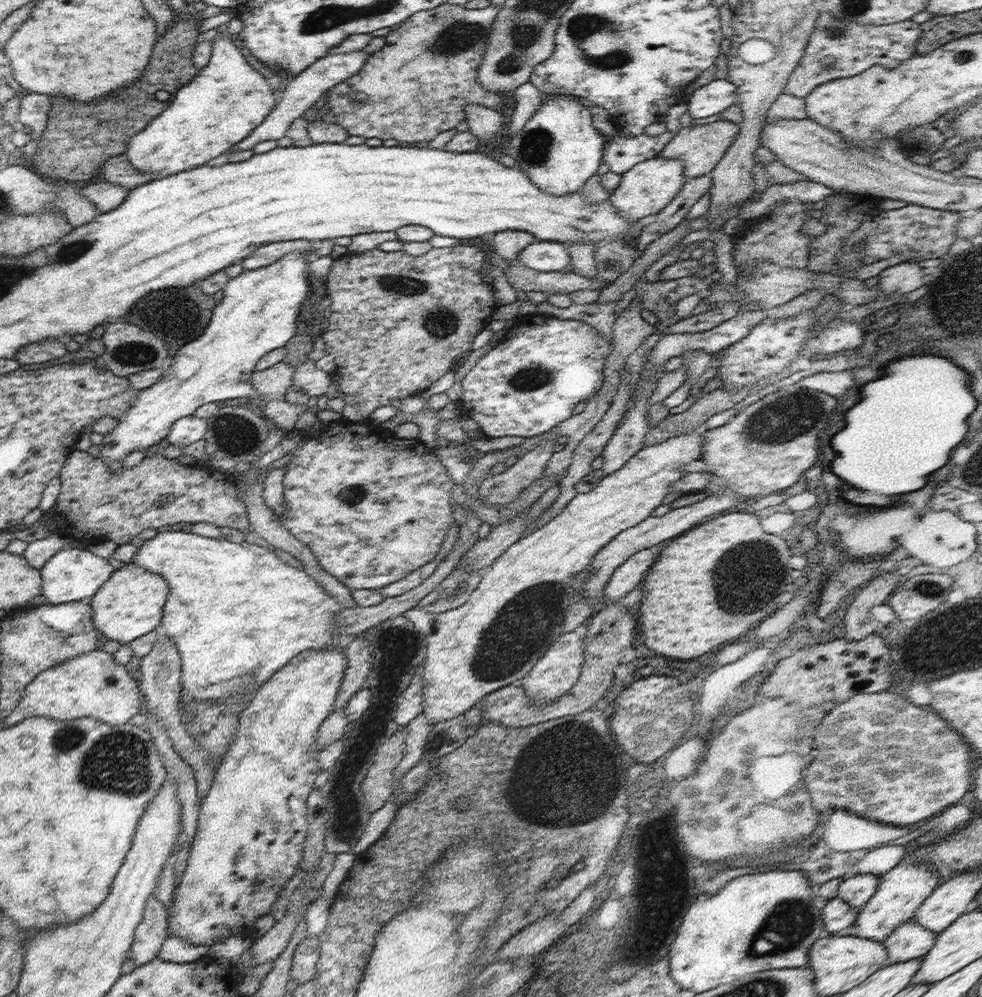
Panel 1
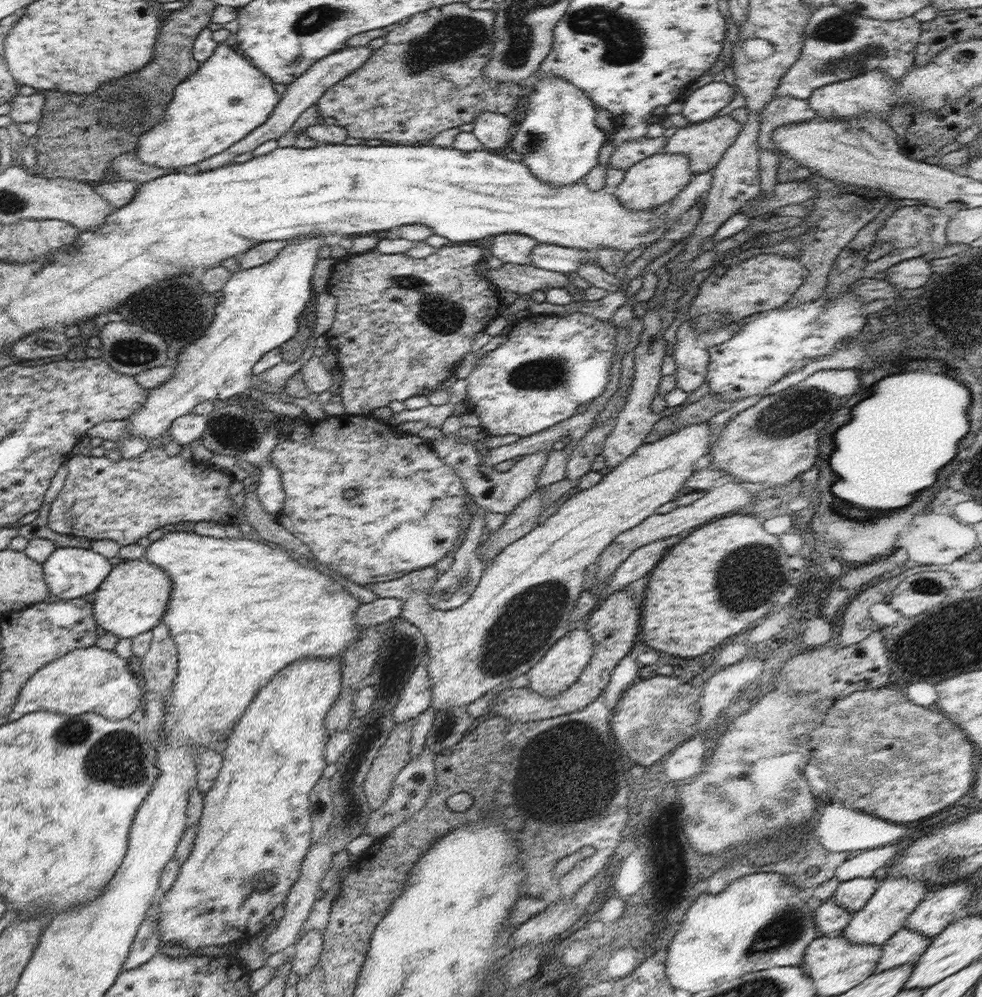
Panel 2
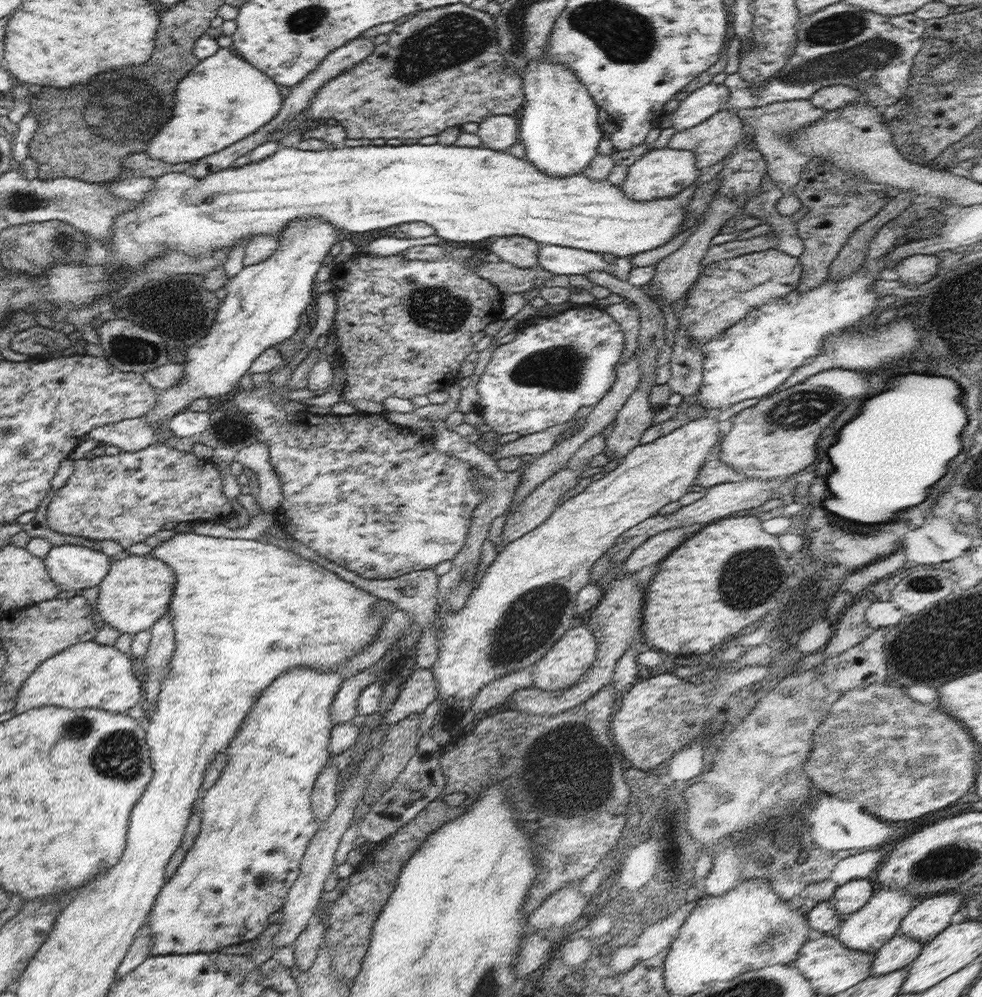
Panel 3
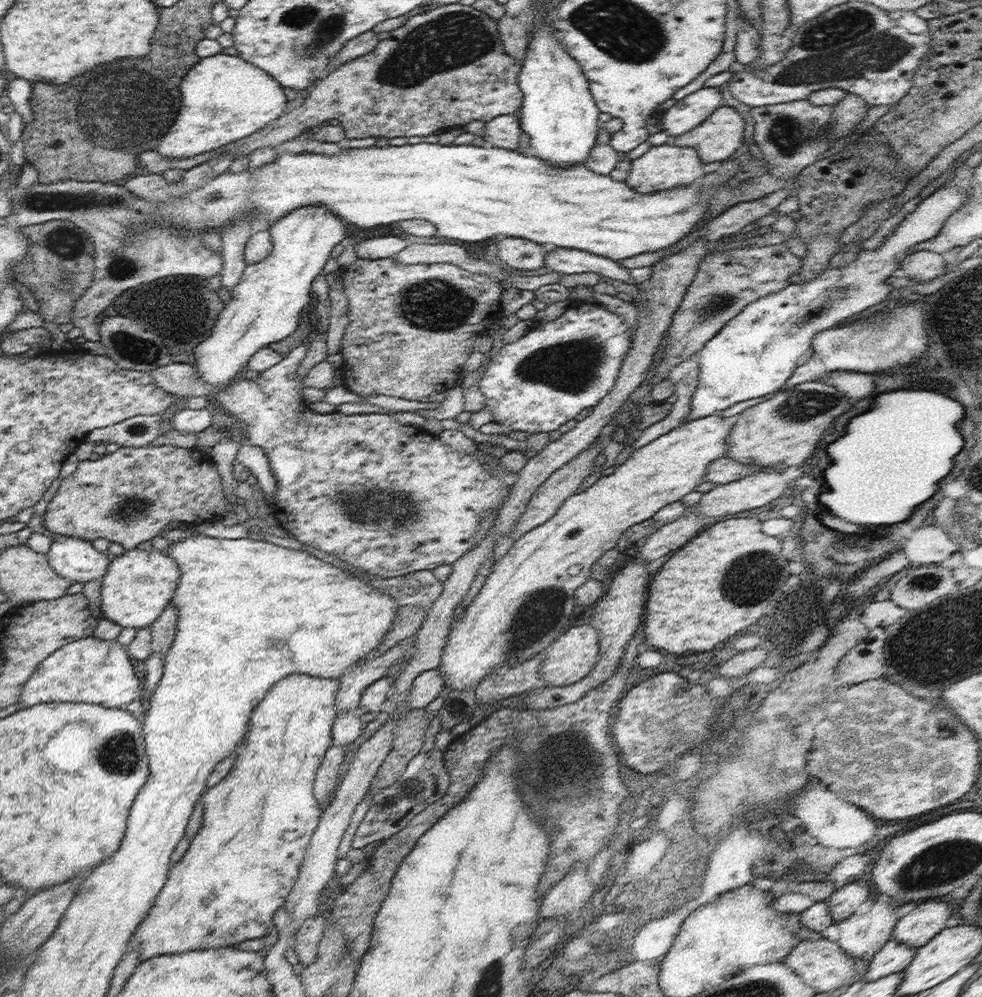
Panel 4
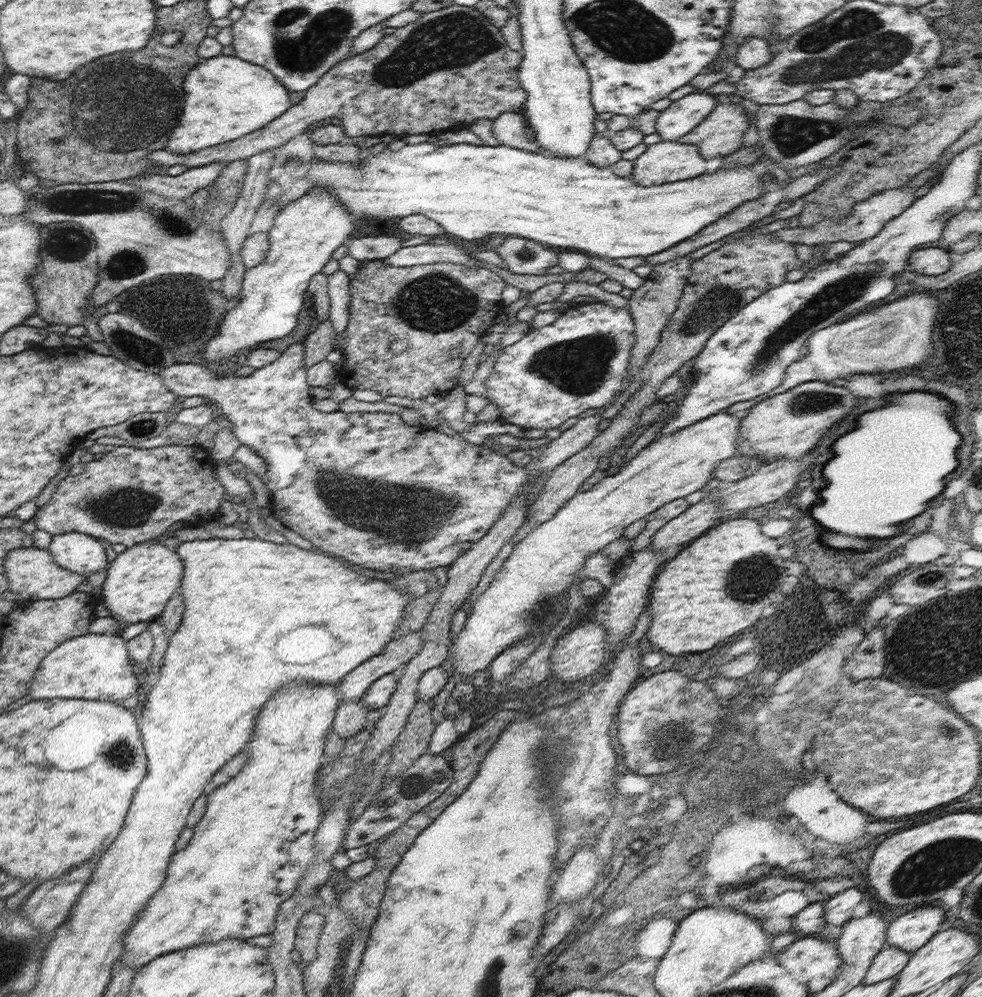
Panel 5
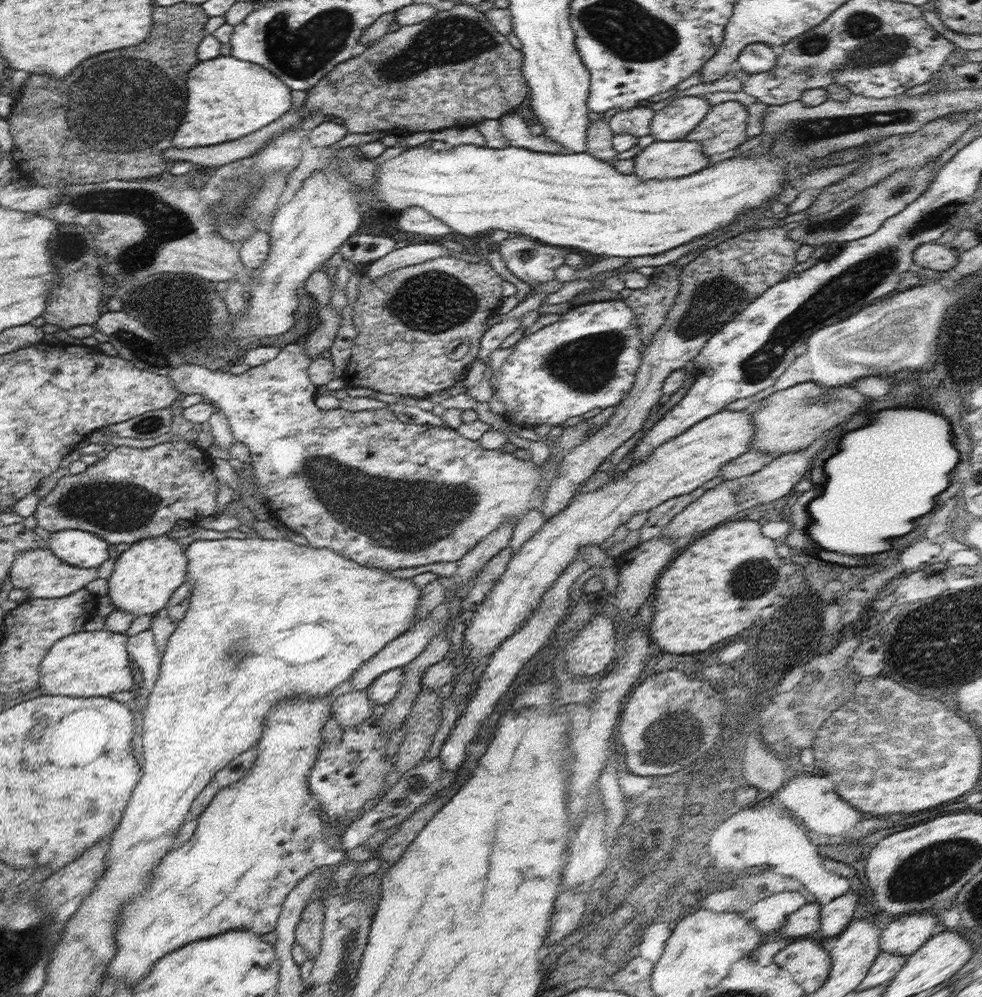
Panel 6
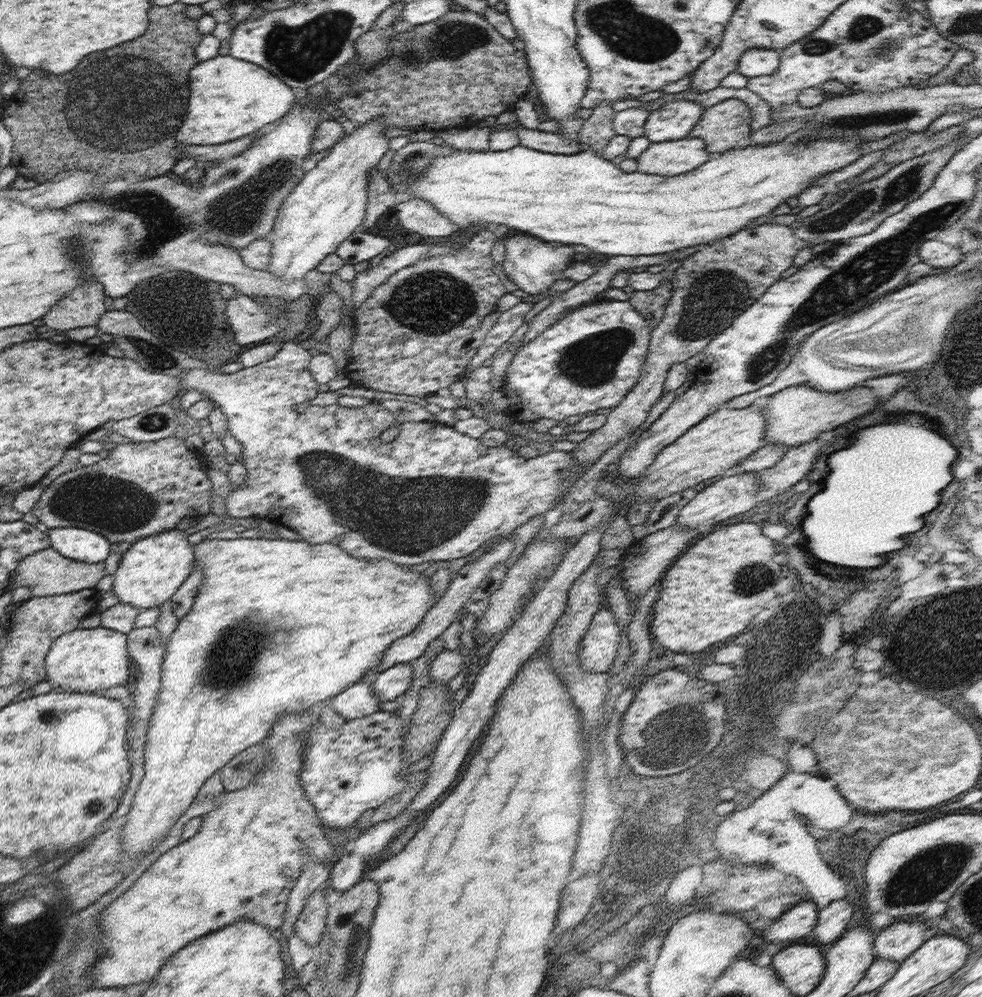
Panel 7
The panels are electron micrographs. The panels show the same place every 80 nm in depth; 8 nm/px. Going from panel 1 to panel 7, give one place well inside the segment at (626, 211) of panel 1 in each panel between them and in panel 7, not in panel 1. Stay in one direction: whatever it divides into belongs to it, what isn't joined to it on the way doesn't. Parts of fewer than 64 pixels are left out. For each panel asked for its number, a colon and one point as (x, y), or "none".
2: (656, 180)
3: (664, 172)
4: (665, 167)
5: (666, 161)
6: (660, 159)
7: (668, 158)

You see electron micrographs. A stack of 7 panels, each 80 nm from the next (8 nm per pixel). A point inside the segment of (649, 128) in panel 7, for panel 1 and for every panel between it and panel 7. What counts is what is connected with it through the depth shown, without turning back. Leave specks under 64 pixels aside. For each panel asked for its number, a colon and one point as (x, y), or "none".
1: (719, 94)
2: (706, 102)
3: (700, 104)
4: (687, 113)
5: (683, 115)
6: (673, 122)

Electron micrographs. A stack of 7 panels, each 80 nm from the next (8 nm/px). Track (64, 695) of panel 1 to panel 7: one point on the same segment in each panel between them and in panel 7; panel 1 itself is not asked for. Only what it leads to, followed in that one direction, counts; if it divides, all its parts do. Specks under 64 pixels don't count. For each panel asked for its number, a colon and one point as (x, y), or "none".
2: (92, 679)
3: (88, 675)
4: (90, 670)
5: (96, 667)
6: (90, 663)
7: (85, 660)

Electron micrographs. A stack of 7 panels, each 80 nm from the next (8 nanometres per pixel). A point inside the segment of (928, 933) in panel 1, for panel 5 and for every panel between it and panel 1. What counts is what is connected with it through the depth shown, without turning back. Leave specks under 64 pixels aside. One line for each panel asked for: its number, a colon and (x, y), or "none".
2: (906, 946)
3: (899, 951)
4: (894, 956)
5: (890, 961)

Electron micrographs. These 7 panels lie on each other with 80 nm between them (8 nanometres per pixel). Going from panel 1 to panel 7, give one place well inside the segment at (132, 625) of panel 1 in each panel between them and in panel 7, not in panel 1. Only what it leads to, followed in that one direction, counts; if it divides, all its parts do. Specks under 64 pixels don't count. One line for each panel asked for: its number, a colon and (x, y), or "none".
2: (133, 598)
3: (136, 592)
4: (138, 586)
5: (140, 581)
6: (144, 577)
7: (152, 569)

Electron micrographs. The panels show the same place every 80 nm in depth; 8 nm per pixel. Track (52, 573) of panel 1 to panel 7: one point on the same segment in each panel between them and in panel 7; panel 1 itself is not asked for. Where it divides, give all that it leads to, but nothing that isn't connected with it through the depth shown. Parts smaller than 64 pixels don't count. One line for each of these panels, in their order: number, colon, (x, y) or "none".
2: (70, 572)
3: (72, 567)
4: (73, 558)
5: (77, 552)
6: (84, 549)
7: (80, 544)

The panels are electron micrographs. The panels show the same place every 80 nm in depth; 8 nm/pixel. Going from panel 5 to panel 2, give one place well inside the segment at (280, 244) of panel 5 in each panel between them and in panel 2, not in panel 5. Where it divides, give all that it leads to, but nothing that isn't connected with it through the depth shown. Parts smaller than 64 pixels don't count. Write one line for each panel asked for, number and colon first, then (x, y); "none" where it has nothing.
2: (259, 310)
3: (263, 305)
4: (265, 305)

